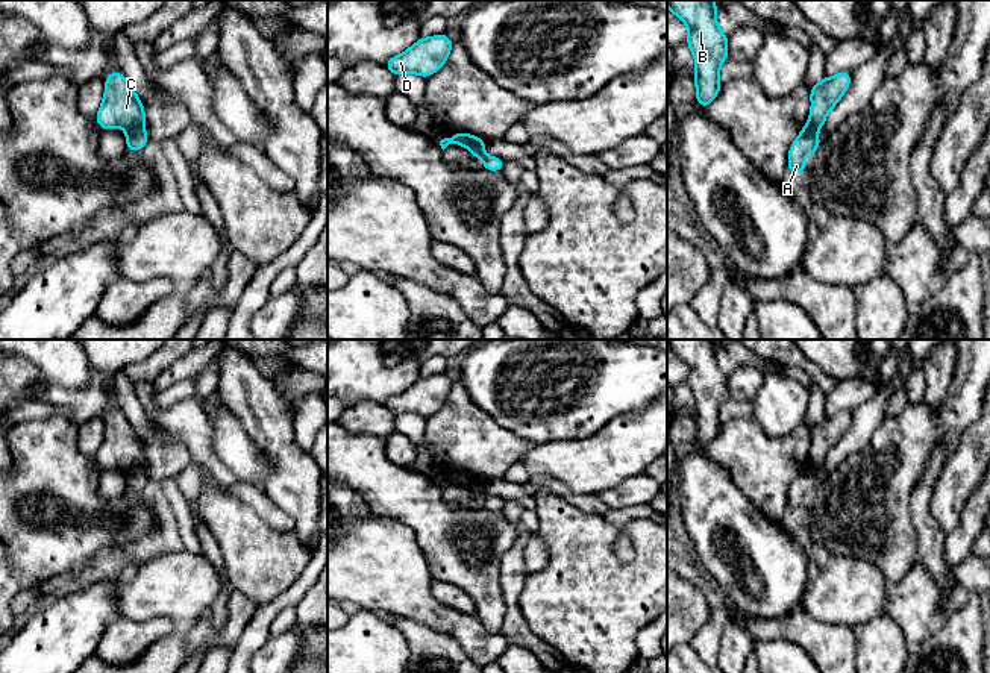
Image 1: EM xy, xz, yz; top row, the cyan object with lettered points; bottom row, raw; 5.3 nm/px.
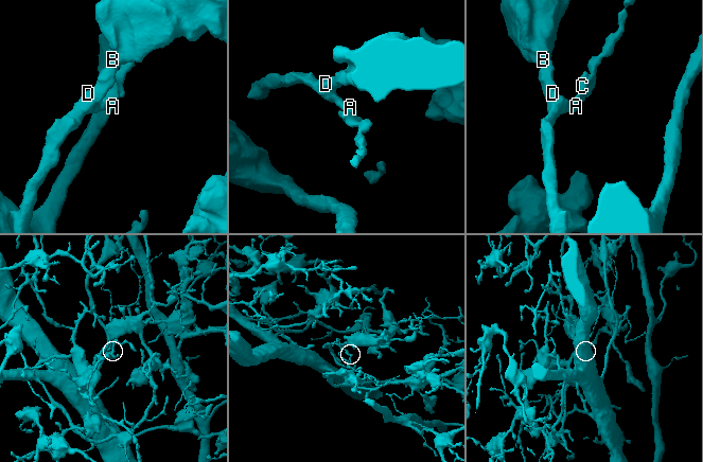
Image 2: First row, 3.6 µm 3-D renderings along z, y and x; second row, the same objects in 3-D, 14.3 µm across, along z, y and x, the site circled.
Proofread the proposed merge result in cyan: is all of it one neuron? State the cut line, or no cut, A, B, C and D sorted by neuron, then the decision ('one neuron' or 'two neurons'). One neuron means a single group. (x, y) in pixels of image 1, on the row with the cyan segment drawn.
cut in xz along (466, 146), (482, 150); A B D / C; two neurons

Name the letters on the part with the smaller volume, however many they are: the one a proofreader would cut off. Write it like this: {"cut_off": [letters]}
{"cut_off": ["C"]}

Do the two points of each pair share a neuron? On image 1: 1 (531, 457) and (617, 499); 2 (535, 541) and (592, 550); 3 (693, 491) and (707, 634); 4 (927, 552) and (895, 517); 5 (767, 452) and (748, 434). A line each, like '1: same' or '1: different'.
1: different
2: different
3: different
4: different
5: same

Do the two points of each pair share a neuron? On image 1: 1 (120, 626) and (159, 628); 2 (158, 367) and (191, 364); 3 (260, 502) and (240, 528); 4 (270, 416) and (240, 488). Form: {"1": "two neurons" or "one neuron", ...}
{"1": "one neuron", "2": "two neurons", "3": "two neurons", "4": "two neurons"}

